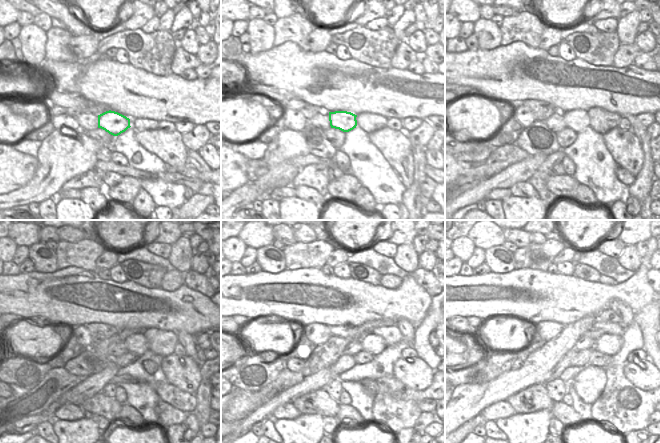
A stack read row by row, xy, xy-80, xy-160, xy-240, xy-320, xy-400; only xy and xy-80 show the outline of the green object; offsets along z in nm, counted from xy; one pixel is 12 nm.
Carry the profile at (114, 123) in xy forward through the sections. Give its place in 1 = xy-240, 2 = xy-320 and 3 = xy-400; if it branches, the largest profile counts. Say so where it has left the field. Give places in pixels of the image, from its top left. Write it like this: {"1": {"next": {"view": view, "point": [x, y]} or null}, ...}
{"1": {"next": {"view": "xy-240", "point": [136, 343]}}, "2": {"next": {"view": "xy-320", "point": [374, 344]}}, "3": {"next": {"view": "xy-400", "point": [608, 344]}}}

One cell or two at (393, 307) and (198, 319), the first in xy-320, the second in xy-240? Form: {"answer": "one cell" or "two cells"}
{"answer": "one cell"}

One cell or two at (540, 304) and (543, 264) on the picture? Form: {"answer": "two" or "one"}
{"answer": "two"}

